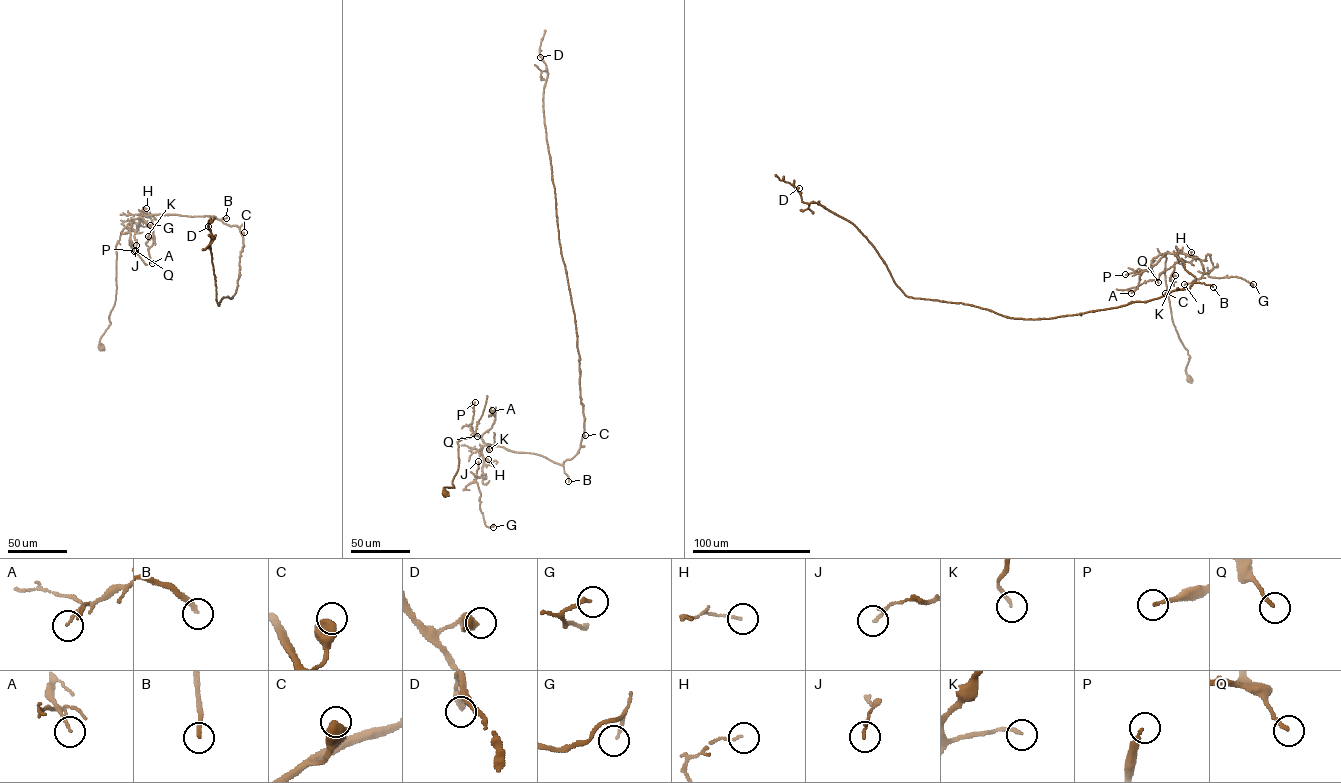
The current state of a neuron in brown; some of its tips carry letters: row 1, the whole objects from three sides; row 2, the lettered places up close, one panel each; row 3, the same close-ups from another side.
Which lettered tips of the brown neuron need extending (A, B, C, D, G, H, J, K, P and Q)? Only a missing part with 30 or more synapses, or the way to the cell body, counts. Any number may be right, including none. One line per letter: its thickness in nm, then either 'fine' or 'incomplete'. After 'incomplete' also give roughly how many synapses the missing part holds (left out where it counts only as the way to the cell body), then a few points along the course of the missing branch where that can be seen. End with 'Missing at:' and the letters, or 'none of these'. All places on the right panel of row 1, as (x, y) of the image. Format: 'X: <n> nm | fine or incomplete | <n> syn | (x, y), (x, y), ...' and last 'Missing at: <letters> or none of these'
A: 130 nm | fine
B: 220 nm | incomplete | 60 syn
C: 650 nm | fine
D: 420 nm | fine
G: 140 nm | fine
H: 80 nm | fine
J: 140 nm | fine
K: 160 nm | fine
P: 170 nm | fine
Q: 170 nm | fine
Missing at: B

